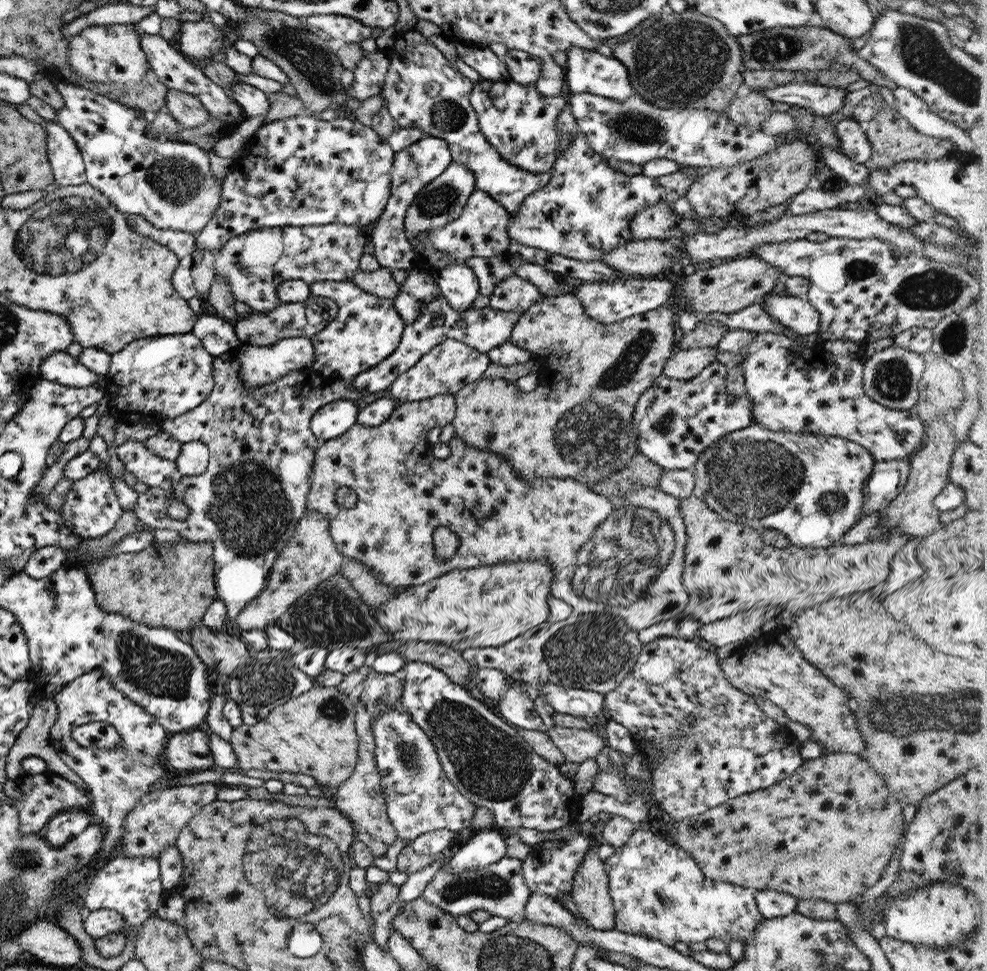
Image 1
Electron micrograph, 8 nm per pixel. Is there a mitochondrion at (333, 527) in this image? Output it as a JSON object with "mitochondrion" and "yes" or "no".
{"mitochondrion":"no"}

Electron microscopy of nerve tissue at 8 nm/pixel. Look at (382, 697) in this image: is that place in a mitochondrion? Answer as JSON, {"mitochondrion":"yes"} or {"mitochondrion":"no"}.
{"mitochondrion":"yes"}

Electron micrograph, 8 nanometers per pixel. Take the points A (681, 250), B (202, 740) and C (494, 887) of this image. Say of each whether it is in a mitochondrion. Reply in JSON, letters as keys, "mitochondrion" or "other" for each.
{"A":"other","B":"other","C":"mitochondrion"}

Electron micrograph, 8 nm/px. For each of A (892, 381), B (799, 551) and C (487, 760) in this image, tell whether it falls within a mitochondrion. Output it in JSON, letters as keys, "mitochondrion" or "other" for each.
{"A":"mitochondrion","B":"other","C":"mitochondrion"}

